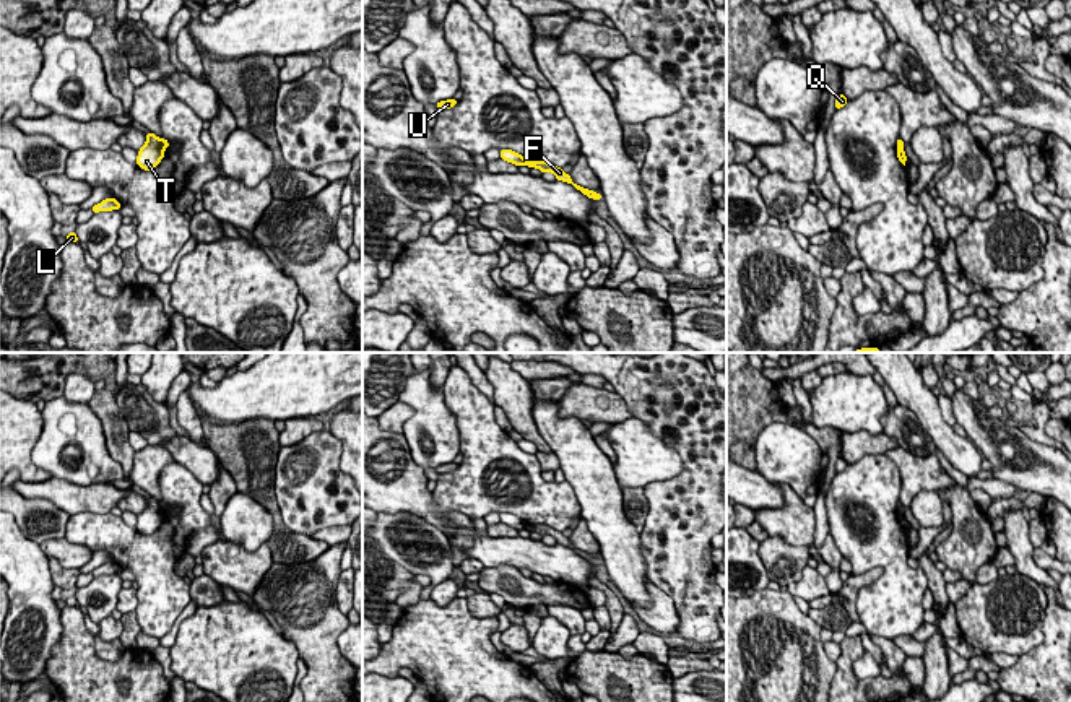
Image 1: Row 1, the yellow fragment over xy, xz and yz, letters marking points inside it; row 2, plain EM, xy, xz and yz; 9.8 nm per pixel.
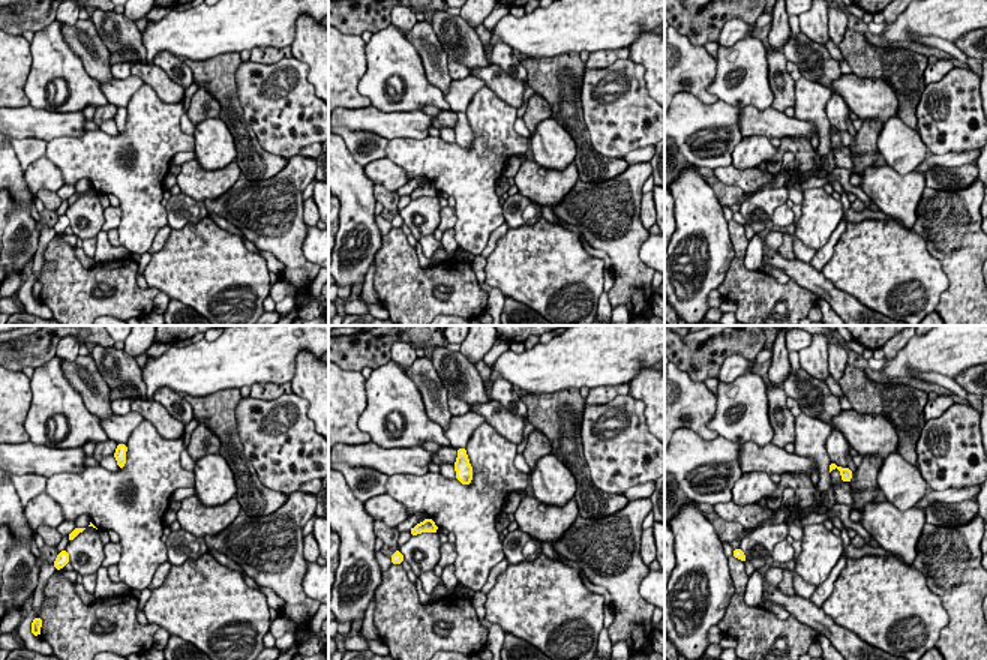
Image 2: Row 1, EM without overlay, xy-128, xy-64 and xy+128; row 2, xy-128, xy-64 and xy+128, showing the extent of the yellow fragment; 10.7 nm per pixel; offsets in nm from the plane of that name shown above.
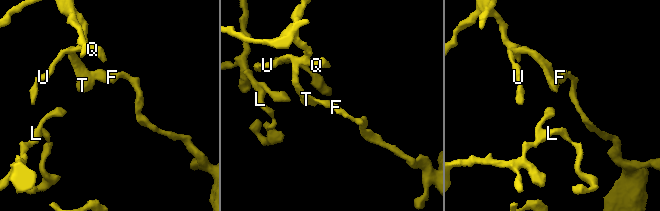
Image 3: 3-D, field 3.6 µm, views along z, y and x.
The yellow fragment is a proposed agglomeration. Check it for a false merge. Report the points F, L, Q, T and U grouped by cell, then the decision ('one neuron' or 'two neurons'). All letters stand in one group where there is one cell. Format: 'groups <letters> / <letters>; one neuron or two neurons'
groups F / L Q T U; two neurons

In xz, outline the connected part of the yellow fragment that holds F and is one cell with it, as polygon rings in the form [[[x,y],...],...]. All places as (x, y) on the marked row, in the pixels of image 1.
[[[527,159],[527,166],[530,169],[536,167],[541,172],[546,172],[546,171],[553,172],[557,180],[572,184],[577,190],[580,190],[588,198],[593,198],[593,200],[601,200],[603,198],[603,195],[596,193],[595,190],[588,190],[588,188],[583,188],[583,187],[574,184],[569,174],[566,174],[561,167],[556,167],[554,164],[551,164],[548,161],[530,161],[530,159]]]

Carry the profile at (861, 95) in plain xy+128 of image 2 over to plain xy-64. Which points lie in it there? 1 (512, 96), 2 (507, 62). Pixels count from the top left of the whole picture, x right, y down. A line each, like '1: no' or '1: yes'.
1: yes
2: no

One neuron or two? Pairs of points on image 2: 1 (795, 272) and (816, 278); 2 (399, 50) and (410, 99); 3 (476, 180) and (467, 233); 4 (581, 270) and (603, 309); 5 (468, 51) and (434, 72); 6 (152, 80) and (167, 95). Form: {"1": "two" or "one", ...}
{"1": "one", "2": "one", "3": "one", "4": "two", "5": "two", "6": "one"}

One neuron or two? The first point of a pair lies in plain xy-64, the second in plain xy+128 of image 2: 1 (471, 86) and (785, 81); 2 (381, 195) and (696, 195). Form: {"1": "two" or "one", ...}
{"1": "two", "2": "two"}

